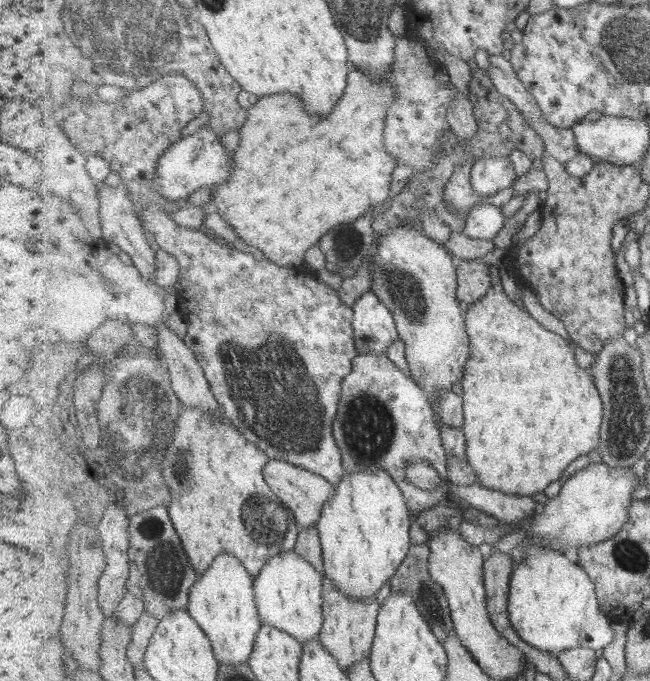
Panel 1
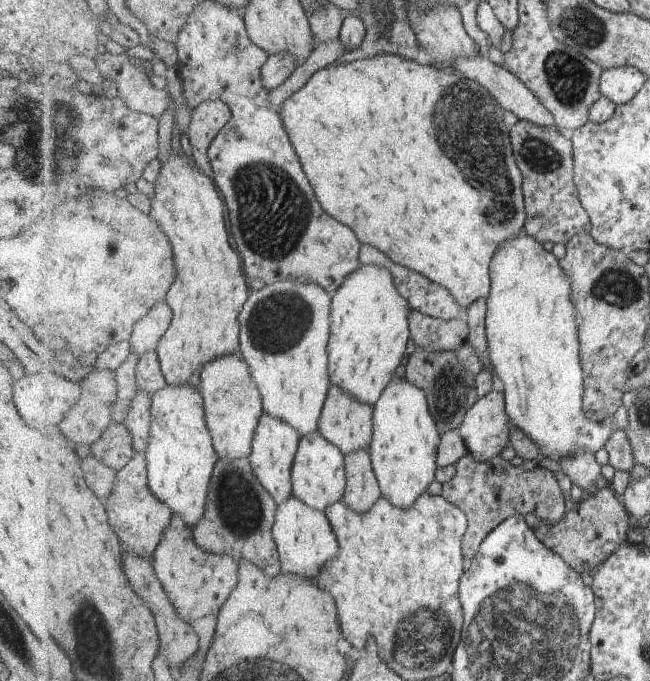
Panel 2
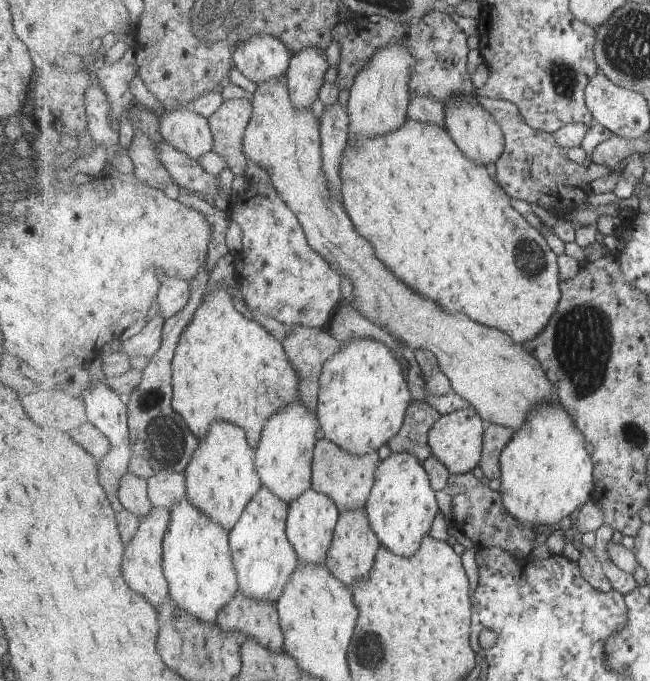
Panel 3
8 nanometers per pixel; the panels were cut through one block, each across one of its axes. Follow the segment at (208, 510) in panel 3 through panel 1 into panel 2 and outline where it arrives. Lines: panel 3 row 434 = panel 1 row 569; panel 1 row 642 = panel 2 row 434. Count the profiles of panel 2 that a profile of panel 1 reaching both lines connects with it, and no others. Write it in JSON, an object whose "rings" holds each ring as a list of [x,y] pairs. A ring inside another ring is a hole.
{"rings":[[[241,353],[223,356],[209,363],[202,373],[199,390],[204,397],[205,418],[218,460],[250,458],[254,437],[265,412],[260,389],[253,382],[252,370]]]}

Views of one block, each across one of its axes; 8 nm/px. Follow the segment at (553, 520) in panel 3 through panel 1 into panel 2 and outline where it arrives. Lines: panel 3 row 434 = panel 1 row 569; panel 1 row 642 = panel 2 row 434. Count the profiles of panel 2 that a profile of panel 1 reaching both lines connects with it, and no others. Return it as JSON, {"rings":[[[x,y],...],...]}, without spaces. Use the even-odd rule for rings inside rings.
{"rings":[[[526,231],[501,247],[492,262],[493,288],[488,300],[486,330],[489,355],[494,374],[503,384],[506,409],[512,424],[535,440],[541,448],[538,457],[560,463],[579,452],[597,452],[606,448],[614,431],[628,427],[628,411],[617,408],[608,426],[591,420],[584,403],[585,376],[580,356],[580,329],[577,326],[576,305],[572,300],[572,281],[561,268],[559,260]]]}

